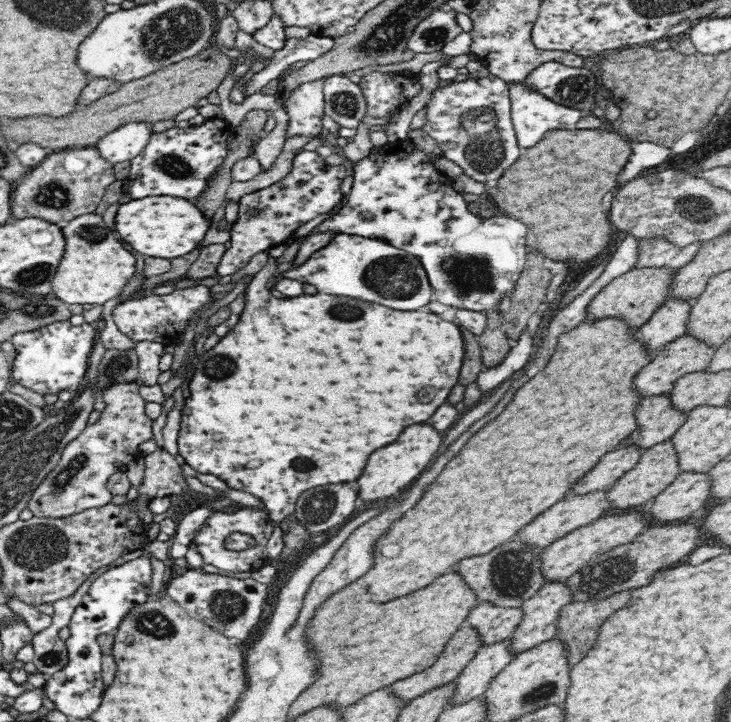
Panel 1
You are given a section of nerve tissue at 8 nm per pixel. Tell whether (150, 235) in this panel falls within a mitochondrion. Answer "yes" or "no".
no

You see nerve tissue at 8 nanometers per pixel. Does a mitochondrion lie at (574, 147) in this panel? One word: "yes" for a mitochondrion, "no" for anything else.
no

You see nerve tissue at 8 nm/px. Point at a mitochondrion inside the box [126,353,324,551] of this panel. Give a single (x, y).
(300, 465)

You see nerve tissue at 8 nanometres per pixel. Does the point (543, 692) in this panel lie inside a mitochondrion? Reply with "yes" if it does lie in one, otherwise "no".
yes

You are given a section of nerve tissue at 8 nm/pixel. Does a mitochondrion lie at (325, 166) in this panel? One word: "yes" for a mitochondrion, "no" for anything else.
no

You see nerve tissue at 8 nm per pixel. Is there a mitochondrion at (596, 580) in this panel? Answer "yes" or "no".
yes

